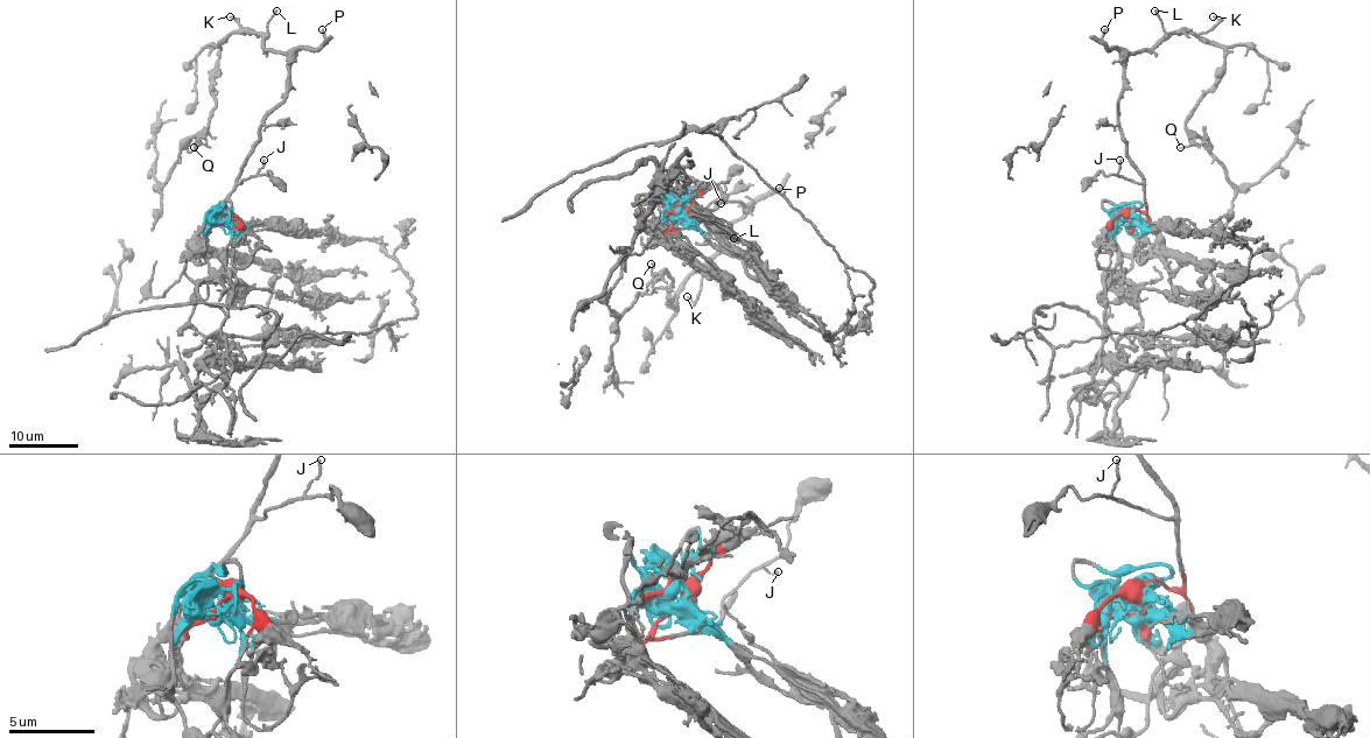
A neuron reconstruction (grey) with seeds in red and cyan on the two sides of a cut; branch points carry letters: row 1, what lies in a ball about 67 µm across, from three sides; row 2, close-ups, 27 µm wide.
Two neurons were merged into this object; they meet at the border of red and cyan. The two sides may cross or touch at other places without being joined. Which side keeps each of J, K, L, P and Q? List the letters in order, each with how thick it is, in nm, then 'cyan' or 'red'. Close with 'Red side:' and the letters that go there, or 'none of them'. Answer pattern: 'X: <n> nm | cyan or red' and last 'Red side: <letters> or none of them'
J: 120 nm | red
K: 240 nm | red
L: 120 nm | red
P: 180 nm | red
Q: 110 nm | red
Red side: J, K, L, P, Q

